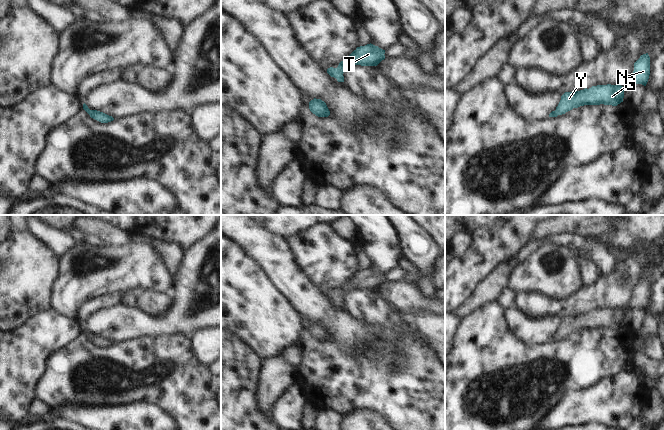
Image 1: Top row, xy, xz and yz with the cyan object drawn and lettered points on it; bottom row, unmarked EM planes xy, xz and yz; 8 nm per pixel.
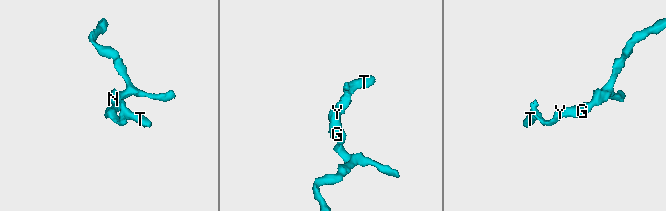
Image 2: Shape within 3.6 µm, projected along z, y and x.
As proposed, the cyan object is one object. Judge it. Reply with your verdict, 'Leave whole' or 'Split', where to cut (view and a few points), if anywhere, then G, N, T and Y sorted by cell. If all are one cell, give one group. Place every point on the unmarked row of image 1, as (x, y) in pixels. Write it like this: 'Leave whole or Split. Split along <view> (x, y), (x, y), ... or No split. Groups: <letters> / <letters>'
Leave whole. No split. Groups: G N T Y

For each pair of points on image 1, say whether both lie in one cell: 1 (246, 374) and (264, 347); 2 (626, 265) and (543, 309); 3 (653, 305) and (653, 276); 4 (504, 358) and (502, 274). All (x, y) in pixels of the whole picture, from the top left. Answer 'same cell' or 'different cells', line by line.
1: different cells
2: same cell
3: same cell
4: different cells

